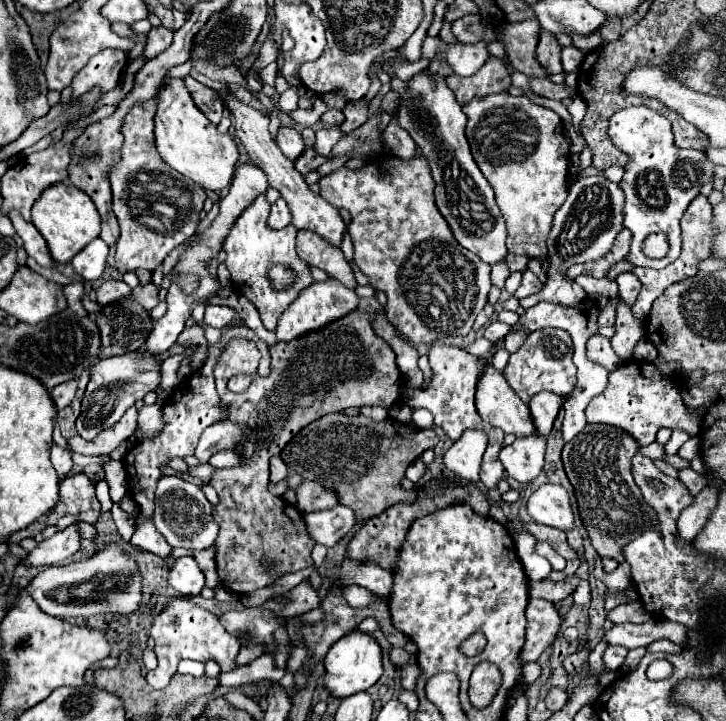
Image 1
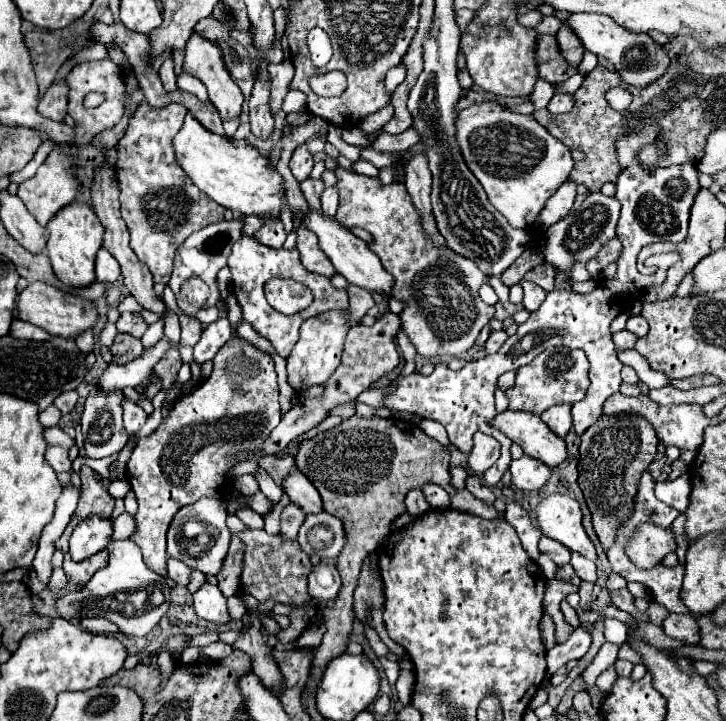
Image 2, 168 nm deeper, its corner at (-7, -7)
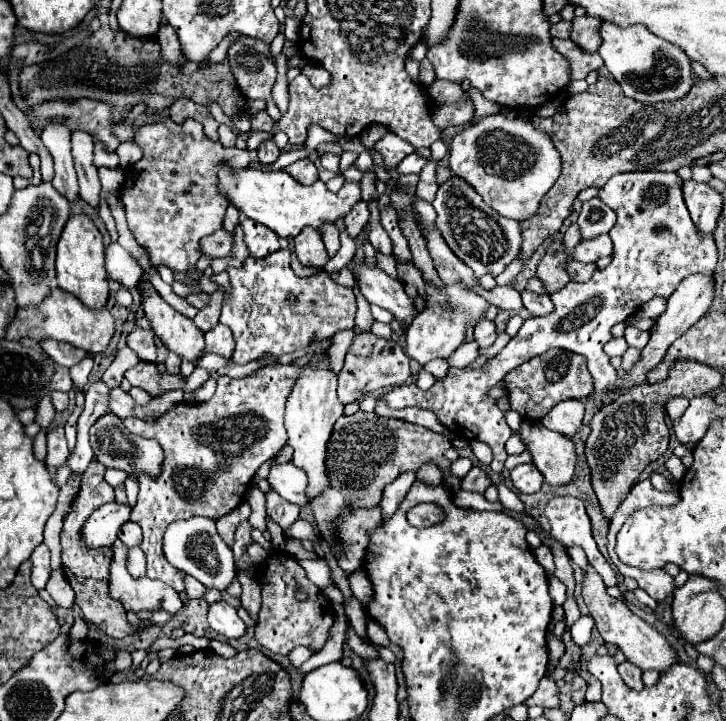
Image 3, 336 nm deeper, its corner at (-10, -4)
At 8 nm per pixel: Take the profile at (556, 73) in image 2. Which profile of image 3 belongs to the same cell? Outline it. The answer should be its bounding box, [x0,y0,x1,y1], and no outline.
[552,39,602,79]

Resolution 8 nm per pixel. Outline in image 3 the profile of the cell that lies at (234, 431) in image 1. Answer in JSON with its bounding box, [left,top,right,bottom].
[338,331,410,405]

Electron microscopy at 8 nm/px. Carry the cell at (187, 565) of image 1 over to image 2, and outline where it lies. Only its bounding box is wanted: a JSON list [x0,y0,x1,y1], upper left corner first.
[193,584,231,624]

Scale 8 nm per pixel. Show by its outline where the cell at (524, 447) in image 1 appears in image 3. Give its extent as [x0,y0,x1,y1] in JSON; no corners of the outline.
[510,463,544,493]

